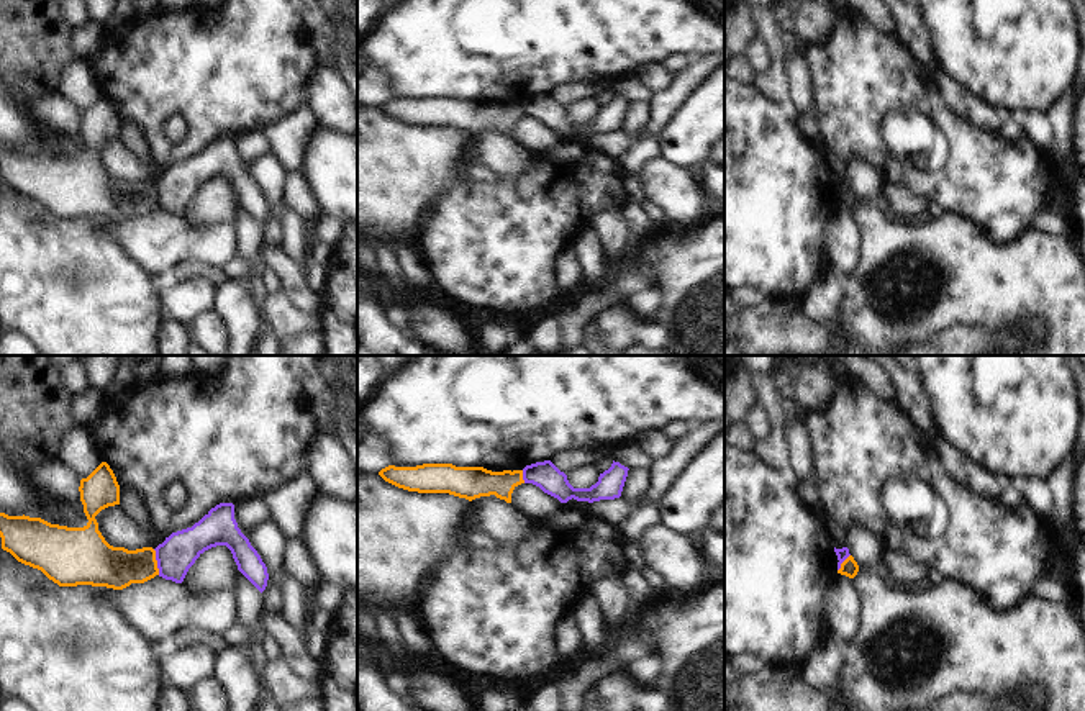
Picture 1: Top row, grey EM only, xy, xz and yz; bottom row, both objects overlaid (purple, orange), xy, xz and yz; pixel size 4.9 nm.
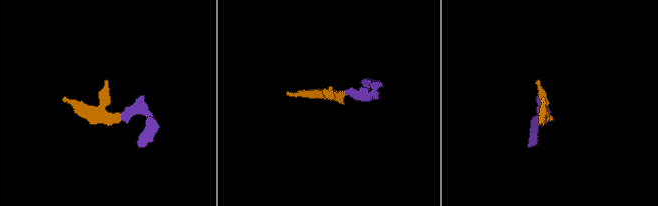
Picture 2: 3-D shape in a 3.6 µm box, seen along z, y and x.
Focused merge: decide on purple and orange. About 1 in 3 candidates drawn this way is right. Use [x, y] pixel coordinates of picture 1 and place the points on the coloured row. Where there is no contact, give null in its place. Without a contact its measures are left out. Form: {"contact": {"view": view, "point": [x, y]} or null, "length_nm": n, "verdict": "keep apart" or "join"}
{"contact": {"view": "xy", "point": [158, 562]}, "length_nm": 130, "verdict": "keep apart"}

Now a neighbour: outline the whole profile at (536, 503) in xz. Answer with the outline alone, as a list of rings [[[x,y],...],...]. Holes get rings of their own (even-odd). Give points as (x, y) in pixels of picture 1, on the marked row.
[[[521,483],[511,493],[511,505],[529,518],[556,513],[562,503],[533,483]]]

